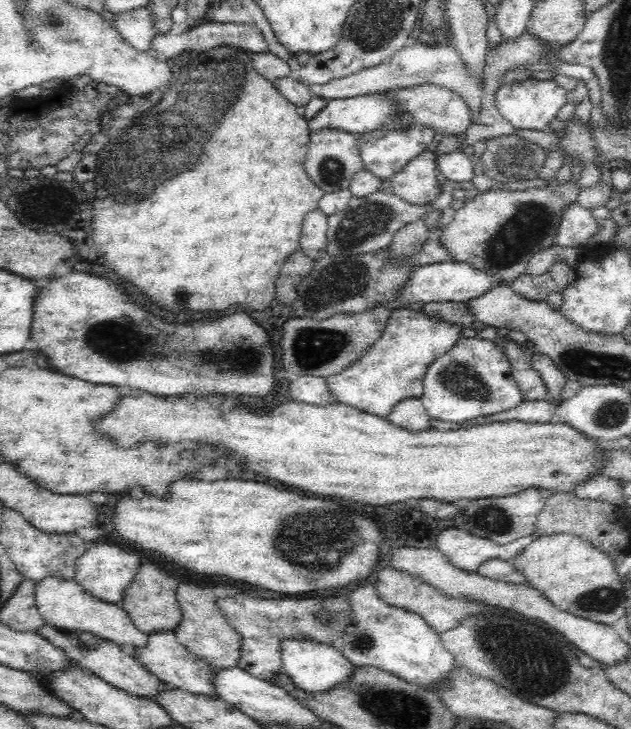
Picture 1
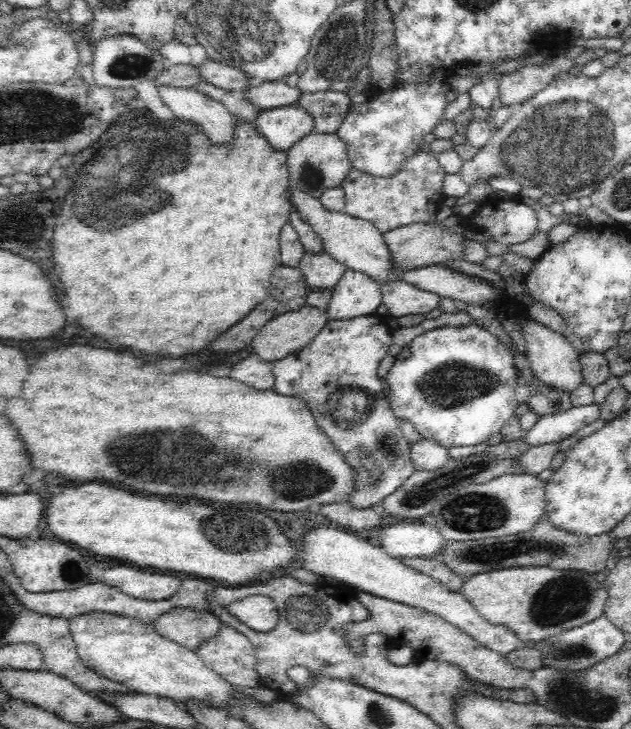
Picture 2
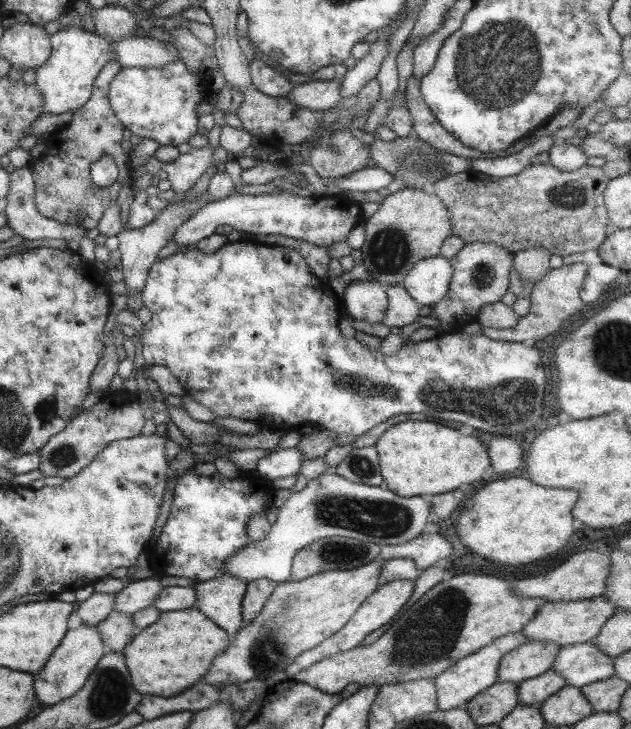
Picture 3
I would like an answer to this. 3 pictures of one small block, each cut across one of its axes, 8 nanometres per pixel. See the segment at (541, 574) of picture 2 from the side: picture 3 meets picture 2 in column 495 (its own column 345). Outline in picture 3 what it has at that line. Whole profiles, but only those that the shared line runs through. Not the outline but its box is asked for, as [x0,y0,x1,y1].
[199,561,383,684]

